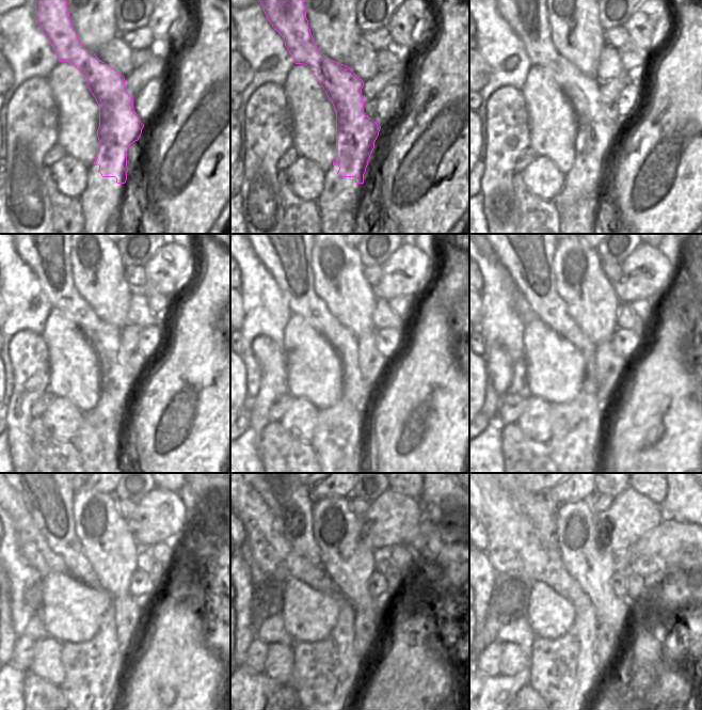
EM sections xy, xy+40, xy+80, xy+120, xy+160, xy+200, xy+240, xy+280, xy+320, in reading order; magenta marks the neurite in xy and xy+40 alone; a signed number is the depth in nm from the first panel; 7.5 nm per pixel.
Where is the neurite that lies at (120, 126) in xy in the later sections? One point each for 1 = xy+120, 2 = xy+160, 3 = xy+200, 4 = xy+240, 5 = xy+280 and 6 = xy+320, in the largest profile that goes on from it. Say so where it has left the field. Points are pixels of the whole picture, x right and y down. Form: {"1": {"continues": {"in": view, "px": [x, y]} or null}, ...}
{"1": {"continues": {"in": "xy+120", "px": [49, 255]}}, "2": {"continues": {"in": "xy+160", "px": [287, 255]}}, "3": {"continues": {"in": "xy+200", "px": [527, 255]}}, "4": {"continues": {"in": "xy+240", "px": [48, 494]}}, "5": {"continues": {"in": "xy+280", "px": [289, 500]}}, "6": {"continues": {"in": "xy+320", "px": [535, 506]}}}

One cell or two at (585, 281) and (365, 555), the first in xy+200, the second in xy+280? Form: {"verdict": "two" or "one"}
{"verdict": "one"}

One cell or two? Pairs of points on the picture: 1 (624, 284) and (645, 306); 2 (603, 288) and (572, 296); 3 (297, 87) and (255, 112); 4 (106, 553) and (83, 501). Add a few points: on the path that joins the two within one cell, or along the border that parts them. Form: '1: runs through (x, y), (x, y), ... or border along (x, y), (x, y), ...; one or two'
1: border along (654, 301), (638, 299), (628, 303); two
2: runs through (595, 295), (590, 300), (579, 299); one
3: border along (282, 85), (293, 117); two
4: runs through (92, 539), (83, 534), (79, 523), (80, 515); one

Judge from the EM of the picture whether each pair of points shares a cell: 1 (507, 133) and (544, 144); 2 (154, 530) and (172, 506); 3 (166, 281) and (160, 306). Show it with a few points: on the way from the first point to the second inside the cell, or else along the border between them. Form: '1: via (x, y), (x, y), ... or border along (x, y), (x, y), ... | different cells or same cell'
1: border along (527, 115), (530, 146) | different cells
2: via (154, 524), (166, 511) | same cell
3: border along (146, 296), (168, 295), (174, 299) | different cells

